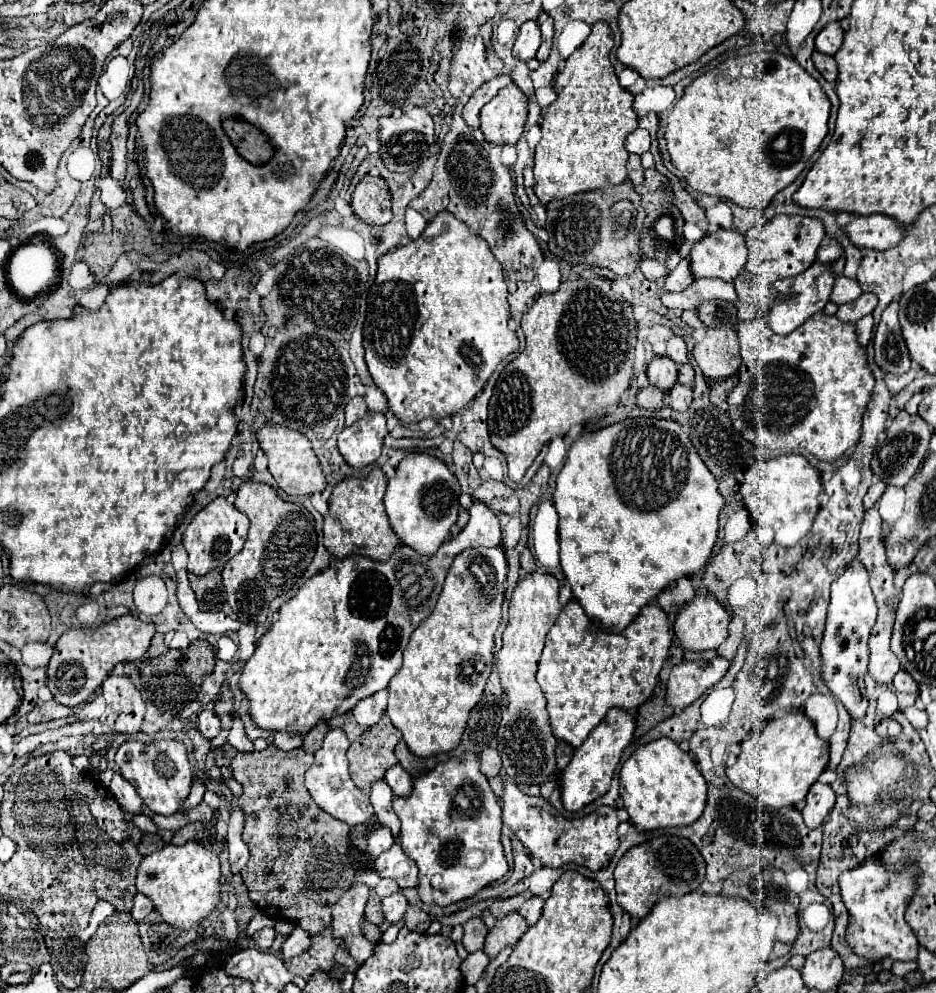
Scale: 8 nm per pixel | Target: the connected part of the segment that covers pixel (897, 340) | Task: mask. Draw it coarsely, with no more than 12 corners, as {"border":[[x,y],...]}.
{"border":[[892,302],[874,334],[874,362],[882,372],[910,370],[898,304]]}

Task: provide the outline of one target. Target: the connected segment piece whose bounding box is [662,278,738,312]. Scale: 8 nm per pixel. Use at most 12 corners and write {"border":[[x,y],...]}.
{"border":[[694,280],[682,292],[662,292],[670,310],[696,310],[702,302],[738,296],[724,282]]}

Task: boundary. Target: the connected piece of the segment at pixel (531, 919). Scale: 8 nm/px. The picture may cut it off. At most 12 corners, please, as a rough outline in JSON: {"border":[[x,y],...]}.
{"border":[[530,898],[520,906],[520,914],[532,926],[542,912],[544,902]]}

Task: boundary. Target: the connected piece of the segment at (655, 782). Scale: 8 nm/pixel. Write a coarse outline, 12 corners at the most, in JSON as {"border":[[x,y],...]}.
{"border":[[676,742],[640,746],[620,770],[638,832],[688,826],[706,780]]}

